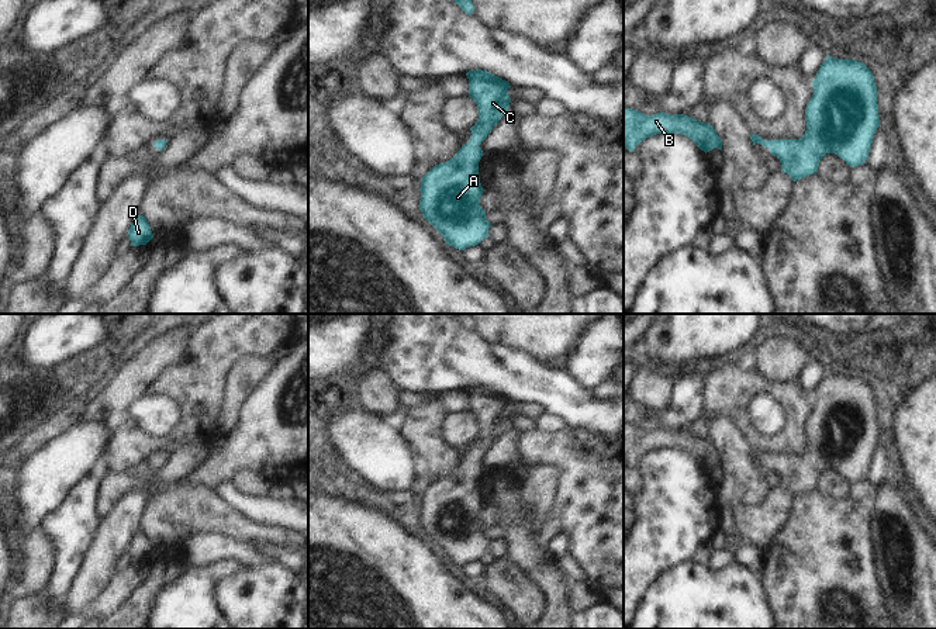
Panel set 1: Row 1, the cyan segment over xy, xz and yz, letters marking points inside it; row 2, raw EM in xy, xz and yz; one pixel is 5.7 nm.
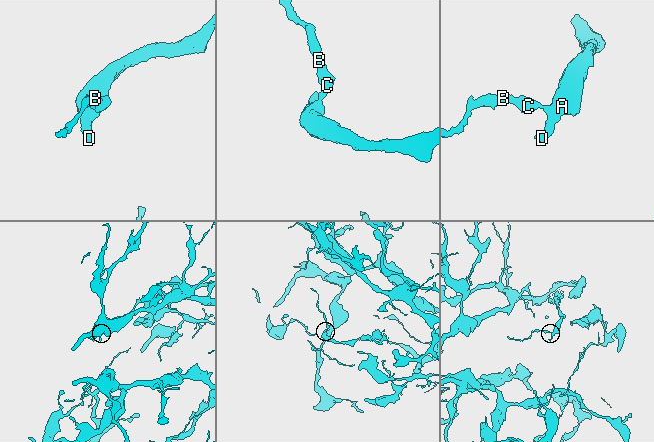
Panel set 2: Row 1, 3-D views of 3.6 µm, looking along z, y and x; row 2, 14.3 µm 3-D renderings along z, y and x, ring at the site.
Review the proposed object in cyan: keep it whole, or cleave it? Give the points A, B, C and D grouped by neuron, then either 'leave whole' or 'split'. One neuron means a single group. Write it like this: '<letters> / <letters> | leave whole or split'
A B C D | leave whole

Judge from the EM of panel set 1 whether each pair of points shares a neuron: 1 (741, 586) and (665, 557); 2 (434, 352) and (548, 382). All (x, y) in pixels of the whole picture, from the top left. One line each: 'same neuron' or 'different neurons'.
1: different neurons
2: same neuron

